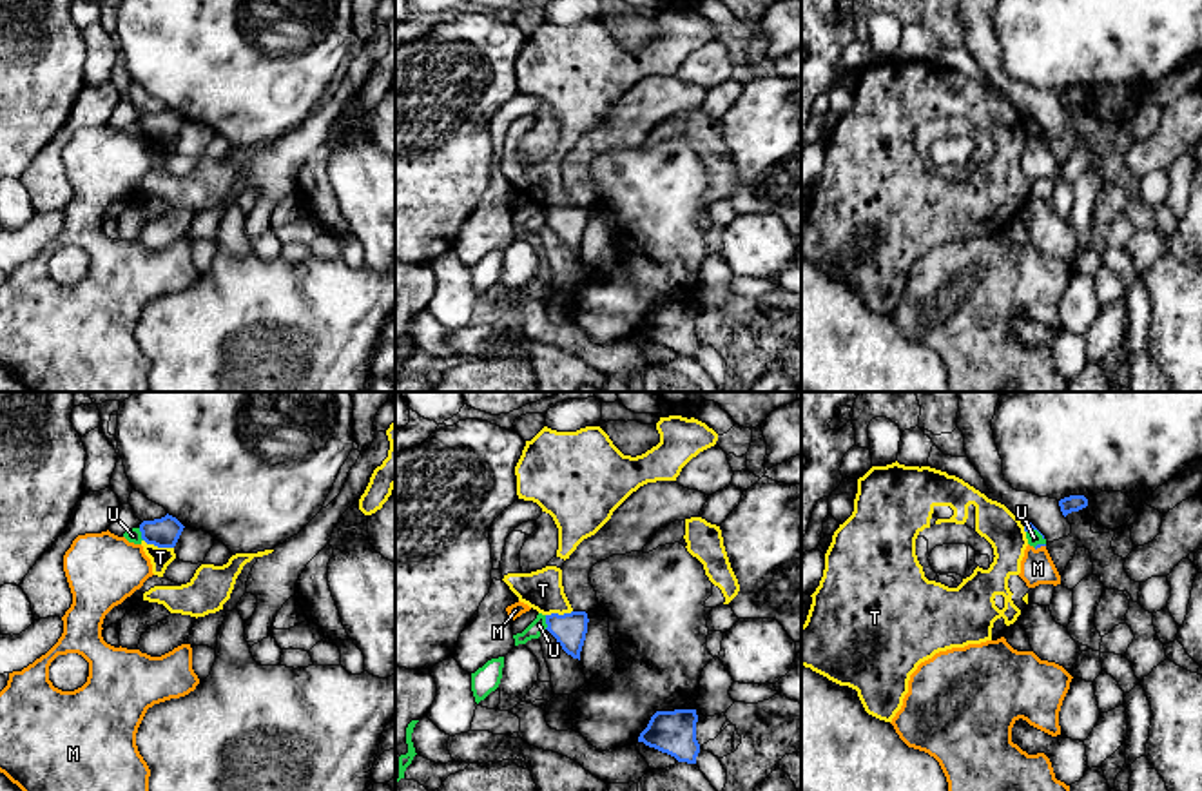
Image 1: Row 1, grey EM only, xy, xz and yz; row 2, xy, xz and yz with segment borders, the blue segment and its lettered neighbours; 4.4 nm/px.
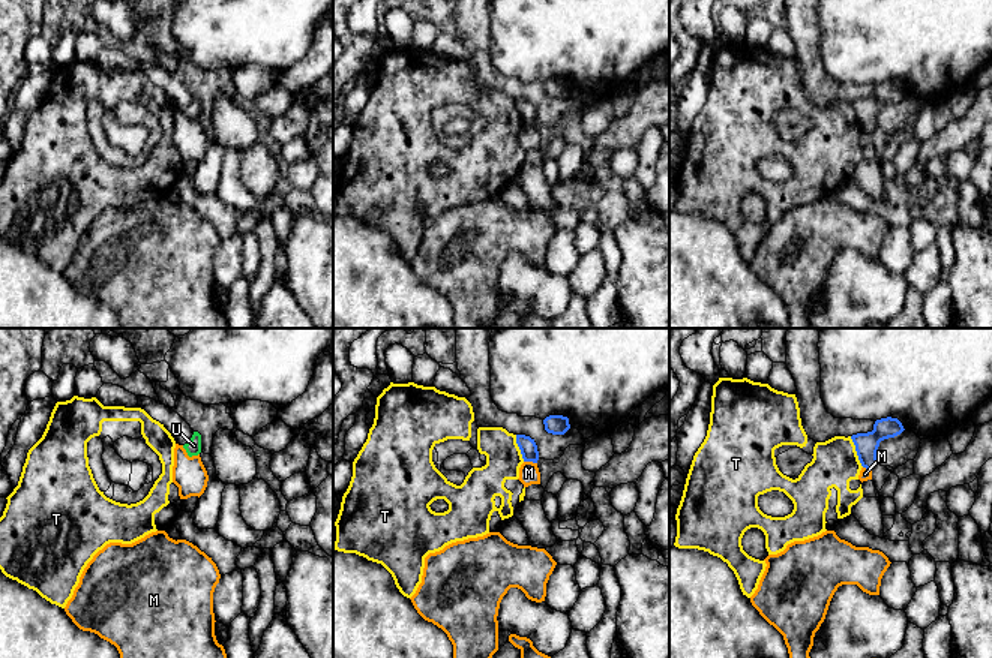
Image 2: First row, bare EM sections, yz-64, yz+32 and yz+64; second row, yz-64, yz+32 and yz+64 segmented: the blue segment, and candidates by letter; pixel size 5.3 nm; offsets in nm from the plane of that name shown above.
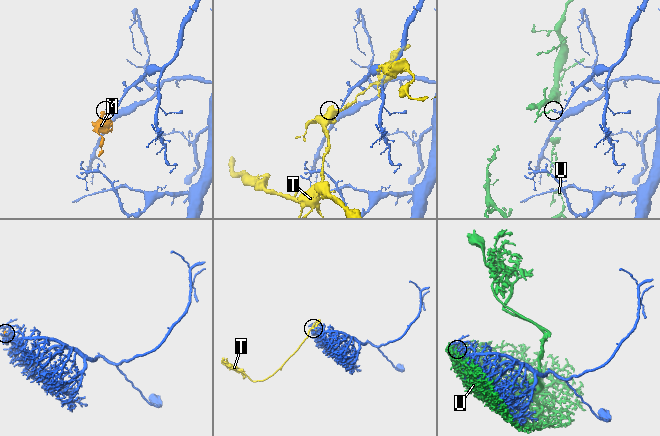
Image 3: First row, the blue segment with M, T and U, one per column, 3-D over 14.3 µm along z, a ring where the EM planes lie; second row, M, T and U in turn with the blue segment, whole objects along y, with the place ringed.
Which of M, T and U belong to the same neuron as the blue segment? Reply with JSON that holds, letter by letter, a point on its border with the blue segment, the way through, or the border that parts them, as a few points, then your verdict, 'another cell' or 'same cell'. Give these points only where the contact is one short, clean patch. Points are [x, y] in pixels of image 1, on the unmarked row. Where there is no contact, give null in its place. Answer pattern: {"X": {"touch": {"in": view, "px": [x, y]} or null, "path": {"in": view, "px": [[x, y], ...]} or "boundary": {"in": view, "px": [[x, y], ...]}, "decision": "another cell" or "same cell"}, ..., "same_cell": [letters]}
{"M": {"touch": {"in": "yz", "px": [1039, 140]}, "boundary": {"in": "yz", "px": [[1045, 138], [1034, 142]]}, "decision": "another cell"}, "T": {"touch": {"in": "xy", "px": [158, 140]}, "decision": "another cell"}, "U": {"touch": {"in": "xz", "px": [546, 216]}, "boundary": {"in": "xz", "px": [[544, 209], [546, 222]]}, "decision": "another cell"}, "same_cell": []}

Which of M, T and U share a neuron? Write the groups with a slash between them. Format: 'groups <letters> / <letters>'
groups M / T / U

